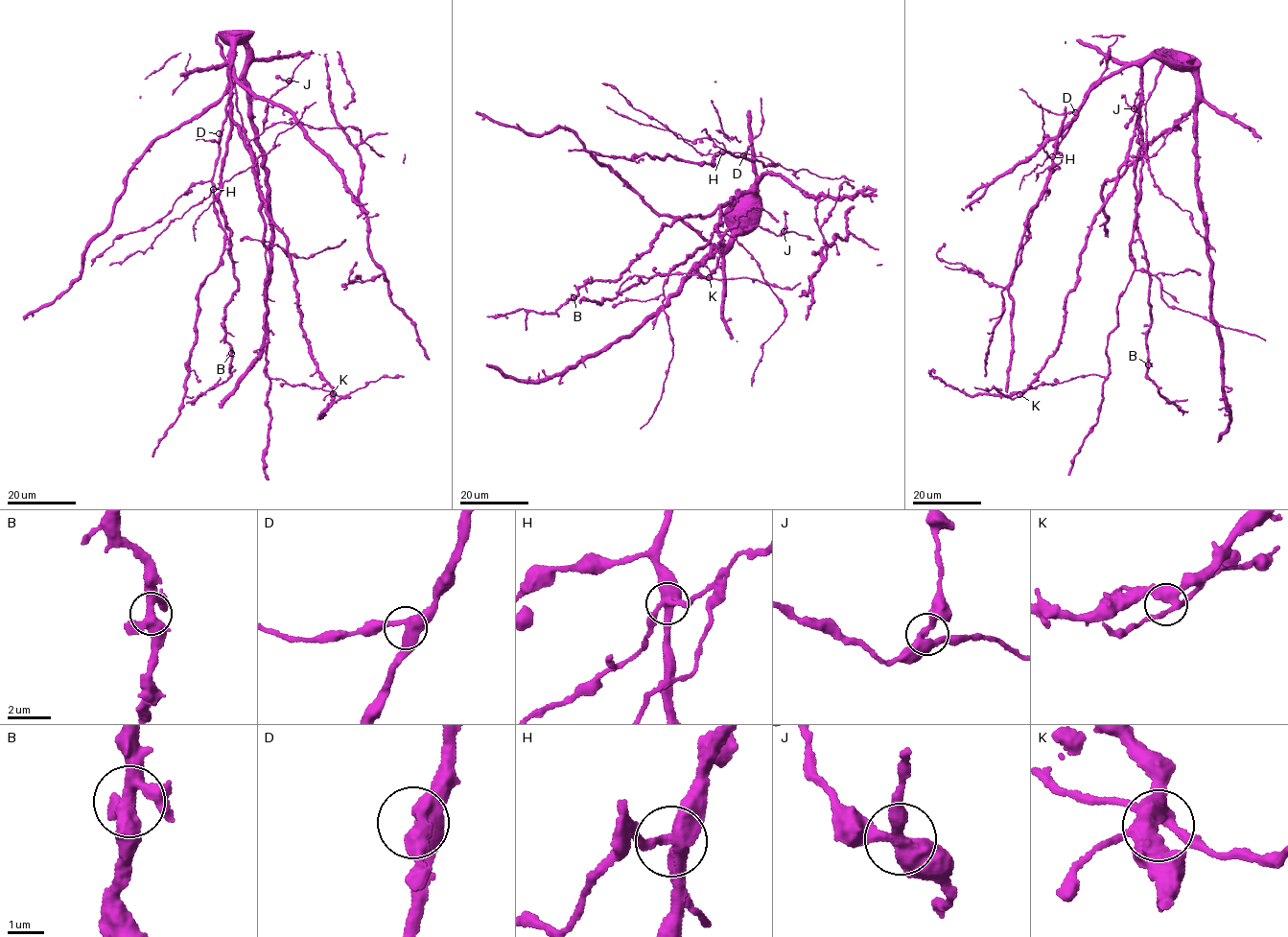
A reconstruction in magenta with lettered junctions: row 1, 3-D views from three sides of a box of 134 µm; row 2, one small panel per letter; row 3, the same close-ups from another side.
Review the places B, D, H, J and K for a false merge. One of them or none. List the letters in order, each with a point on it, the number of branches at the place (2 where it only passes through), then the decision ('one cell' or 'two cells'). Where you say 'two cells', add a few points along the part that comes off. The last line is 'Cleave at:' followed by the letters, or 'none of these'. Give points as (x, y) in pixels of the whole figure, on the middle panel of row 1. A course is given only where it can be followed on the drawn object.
B: at (573, 297); 4 branches meet; one cell
D: at (743, 155); 3 branches meet; one cell
H: at (722, 152); 4 branches meet; two cells; foreign part runs (722, 152), (764, 157), (795, 172), (804, 169), (823, 177), (843, 176), (854, 181)
J: at (784, 231); 3 branches meet; one cell
K: at (709, 277); 4 branches meet; one cell
Cleave at: H

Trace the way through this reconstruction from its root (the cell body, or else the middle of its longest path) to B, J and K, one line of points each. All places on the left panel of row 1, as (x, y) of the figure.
B: (226, 109), (238, 81), (231, 58), (231, 135), (219, 197), (238, 283), (225, 309), (231, 353)
J: (226, 109), (238, 81), (231, 58), (229, 89), (249, 140), (263, 131), (269, 100), (289, 81)
K: (226, 109), (238, 81), (231, 58), (230, 115), (250, 154), (267, 213), (285, 239), (301, 328), (333, 393)

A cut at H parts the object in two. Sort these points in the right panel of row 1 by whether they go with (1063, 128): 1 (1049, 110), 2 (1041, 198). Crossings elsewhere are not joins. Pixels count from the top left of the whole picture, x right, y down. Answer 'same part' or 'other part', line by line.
1: same part
2: same part

